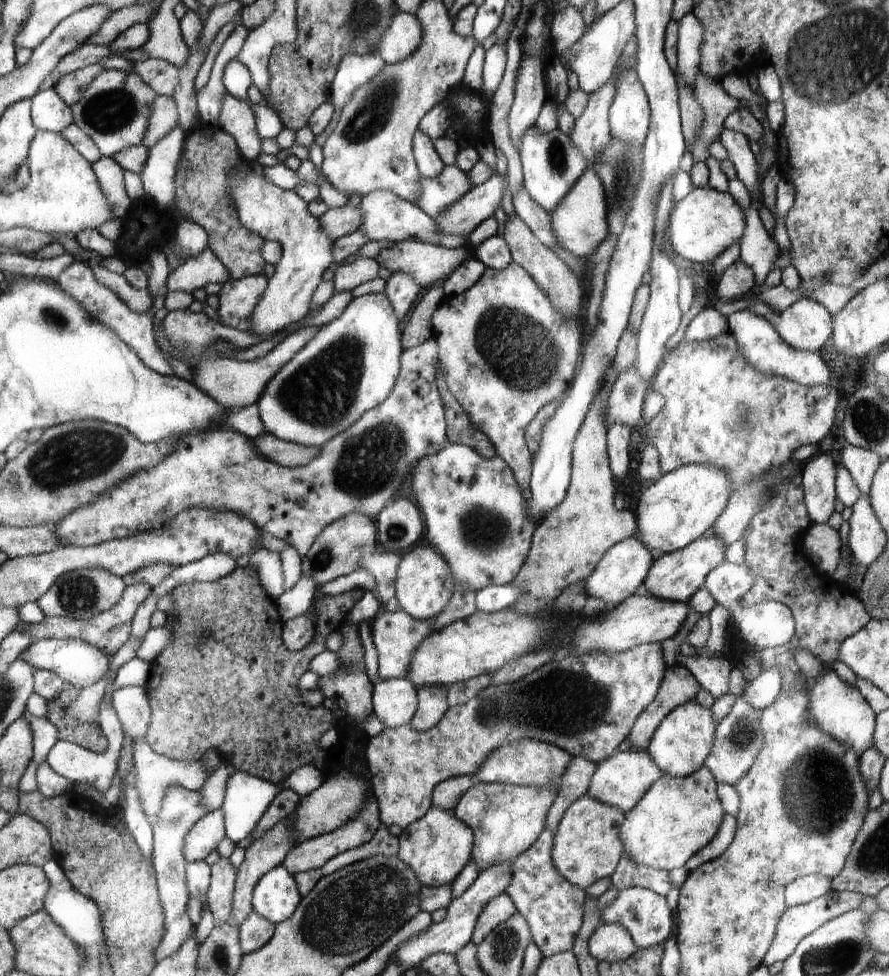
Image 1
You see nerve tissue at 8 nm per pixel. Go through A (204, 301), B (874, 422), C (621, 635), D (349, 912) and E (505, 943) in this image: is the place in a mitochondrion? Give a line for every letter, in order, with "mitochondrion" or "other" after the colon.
A: other
B: mitochondrion
C: other
D: mitochondrion
E: mitochondrion

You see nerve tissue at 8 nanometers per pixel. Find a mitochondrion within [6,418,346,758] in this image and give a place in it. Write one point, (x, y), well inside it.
(72, 458)

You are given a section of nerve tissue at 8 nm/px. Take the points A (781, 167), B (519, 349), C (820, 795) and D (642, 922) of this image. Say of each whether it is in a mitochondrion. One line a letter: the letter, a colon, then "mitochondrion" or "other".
A: other
B: mitochondrion
C: mitochondrion
D: mitochondrion

